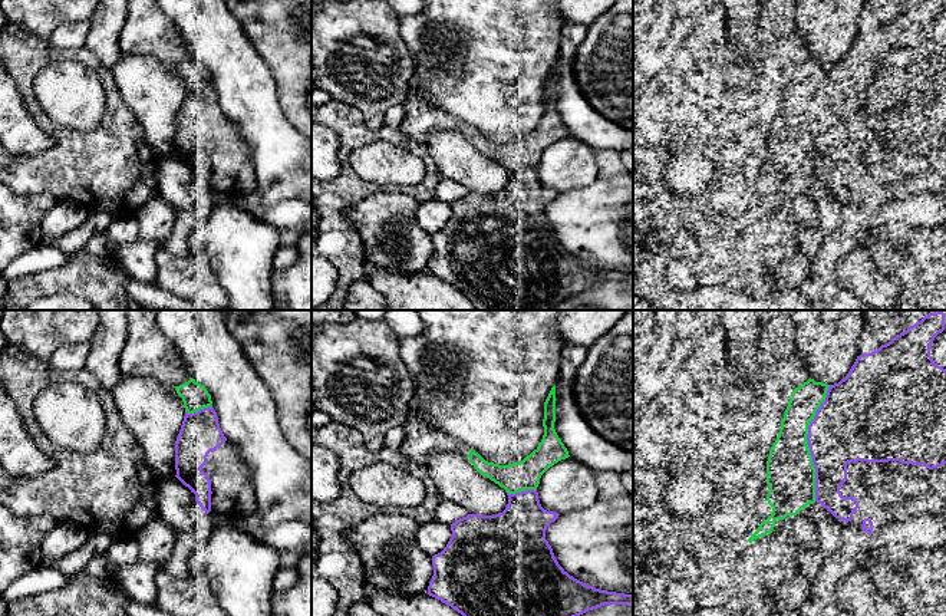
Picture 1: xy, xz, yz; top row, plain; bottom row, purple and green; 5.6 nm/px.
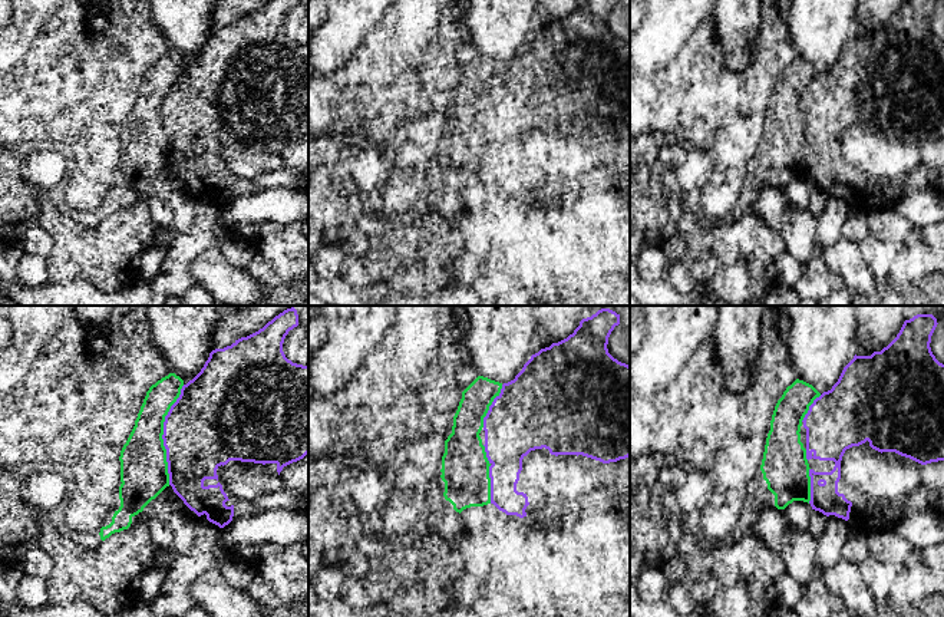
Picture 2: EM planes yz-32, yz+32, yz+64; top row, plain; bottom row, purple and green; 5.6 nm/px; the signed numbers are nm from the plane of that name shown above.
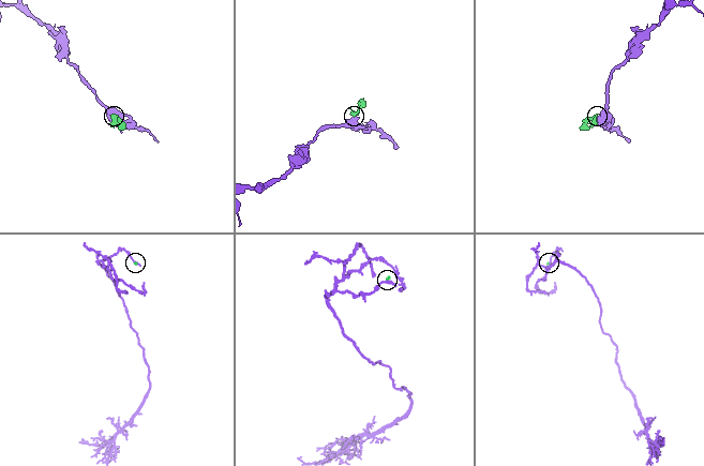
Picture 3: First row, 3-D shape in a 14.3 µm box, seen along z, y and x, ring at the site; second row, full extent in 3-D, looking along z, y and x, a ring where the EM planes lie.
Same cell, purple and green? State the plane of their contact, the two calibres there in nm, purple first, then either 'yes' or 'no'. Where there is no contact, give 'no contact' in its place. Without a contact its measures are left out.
yz | 460/200 nm | yes

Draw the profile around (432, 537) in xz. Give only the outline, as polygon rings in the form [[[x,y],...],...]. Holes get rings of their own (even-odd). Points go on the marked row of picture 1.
[[[432,520],[418,527],[416,541],[421,550],[432,557],[446,547],[451,536],[451,526]]]

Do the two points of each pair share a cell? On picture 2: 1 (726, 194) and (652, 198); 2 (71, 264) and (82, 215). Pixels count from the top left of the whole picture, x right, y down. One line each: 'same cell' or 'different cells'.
1: different cells
2: different cells

